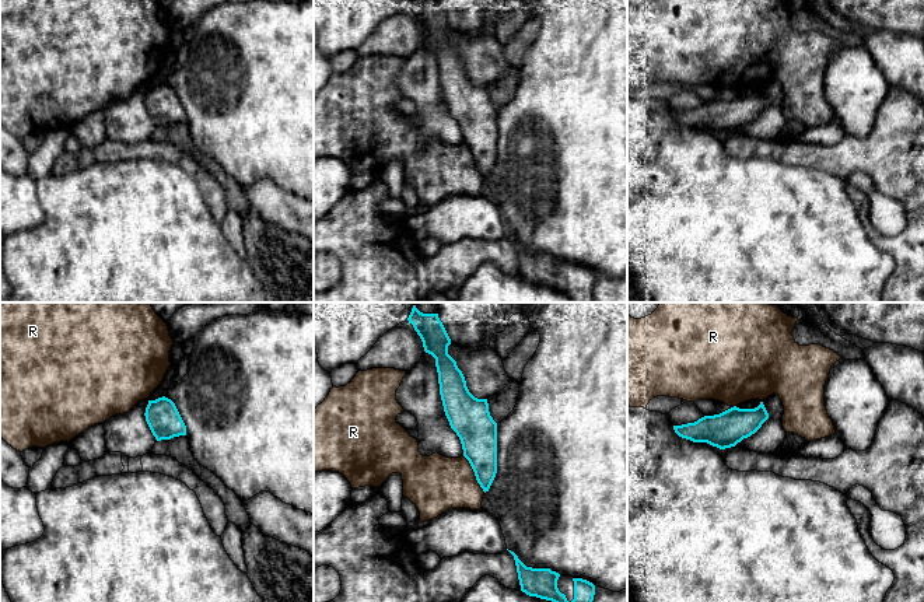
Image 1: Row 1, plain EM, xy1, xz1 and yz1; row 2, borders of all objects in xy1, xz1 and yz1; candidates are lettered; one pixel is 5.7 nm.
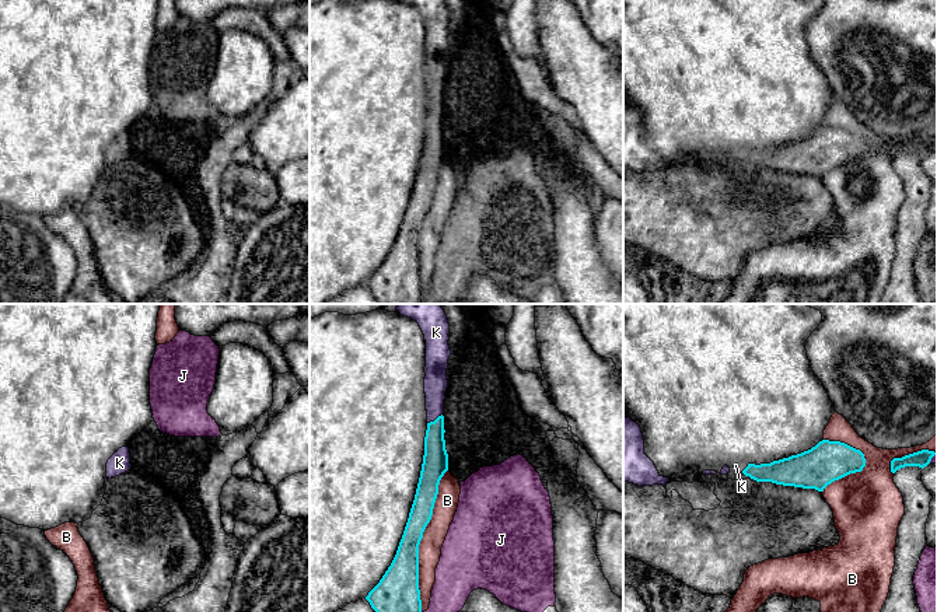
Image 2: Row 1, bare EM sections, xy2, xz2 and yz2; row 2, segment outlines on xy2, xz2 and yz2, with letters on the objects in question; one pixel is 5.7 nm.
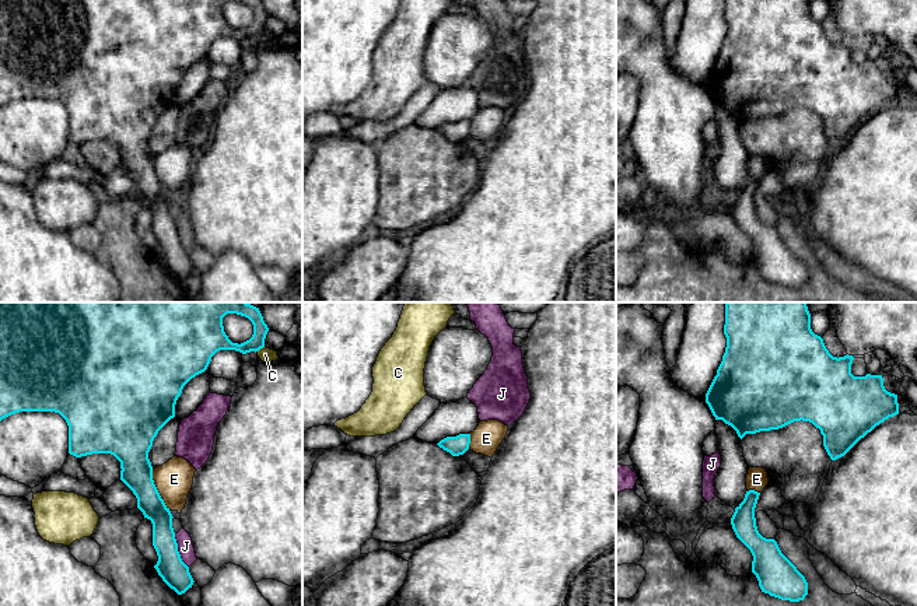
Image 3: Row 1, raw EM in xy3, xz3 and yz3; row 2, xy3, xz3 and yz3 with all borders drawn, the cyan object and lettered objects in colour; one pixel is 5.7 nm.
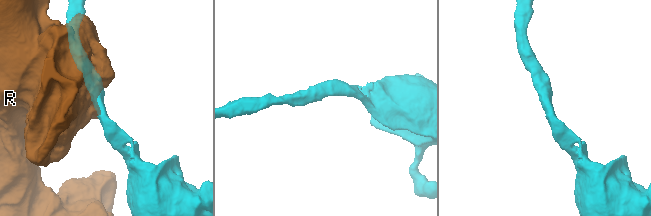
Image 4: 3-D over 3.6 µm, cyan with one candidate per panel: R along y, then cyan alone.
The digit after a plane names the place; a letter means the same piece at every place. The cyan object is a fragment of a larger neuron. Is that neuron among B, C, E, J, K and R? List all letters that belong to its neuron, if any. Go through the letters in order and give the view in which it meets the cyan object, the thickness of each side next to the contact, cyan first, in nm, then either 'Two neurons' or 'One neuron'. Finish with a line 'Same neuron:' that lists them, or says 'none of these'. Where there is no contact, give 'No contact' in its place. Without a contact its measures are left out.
B: Touches cyan in xz2. Thickness 190 nm (cyan) against 130 nm. Two neurons
C: Touches cyan in xy3. Thickness 120 nm (cyan) against 80 nm. Two neurons
E: Touches cyan in xy3. Thickness 180 nm (cyan) against 220 nm. Two neurons
J: Touches cyan in xy3. Thickness 160 nm (cyan) against 100 nm. Two neurons
K: Touches cyan in xz2. Thickness 140 nm (cyan) against 140 nm. One neuron
R: Touches cyan in xz1. Thickness 220 nm (cyan) against 320 nm. Two neurons
Same neuron: K

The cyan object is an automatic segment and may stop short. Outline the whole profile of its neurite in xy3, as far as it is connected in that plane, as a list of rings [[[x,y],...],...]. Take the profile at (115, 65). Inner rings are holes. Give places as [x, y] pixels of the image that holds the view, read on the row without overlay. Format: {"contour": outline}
{"contour": [[[0,0],[0,108],[20,98],[55,98],[59,99],[69,112],[69,140],[81,144],[92,140],[111,140],[120,148],[120,167],[133,178],[137,185],[137,195],[144,204],[153,210],[153,232],[158,248],[154,252],[162,267],[178,281],[185,280],[193,272],[189,253],[182,248],[178,238],[178,230],[172,214],[172,200],[161,185],[154,167],[153,153],[148,139],[158,118],[175,104],[175,91],[183,73],[196,62],[204,59],[211,43],[220,36],[235,36],[242,41],[259,38],[265,34],[265,25],[269,18],[262,0],[237,0],[248,4],[253,11],[253,21],[249,27],[238,31],[232,29],[224,18],[223,4],[227,0]]]}

